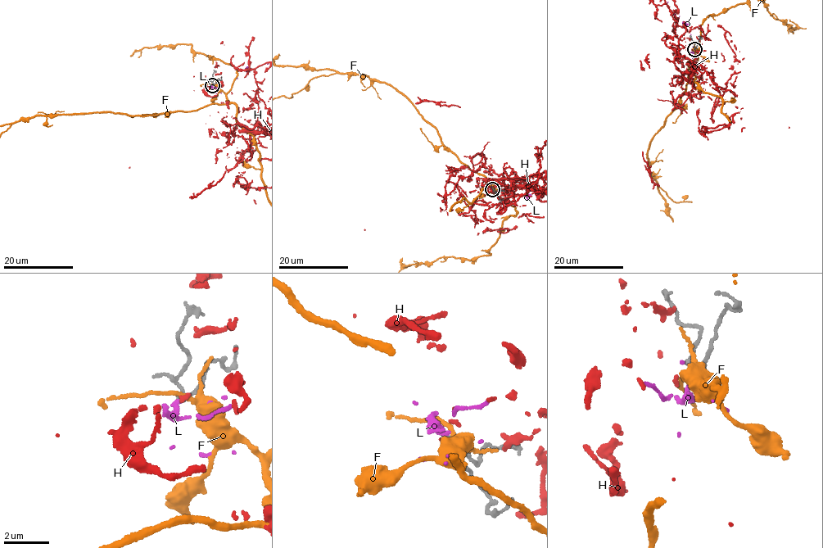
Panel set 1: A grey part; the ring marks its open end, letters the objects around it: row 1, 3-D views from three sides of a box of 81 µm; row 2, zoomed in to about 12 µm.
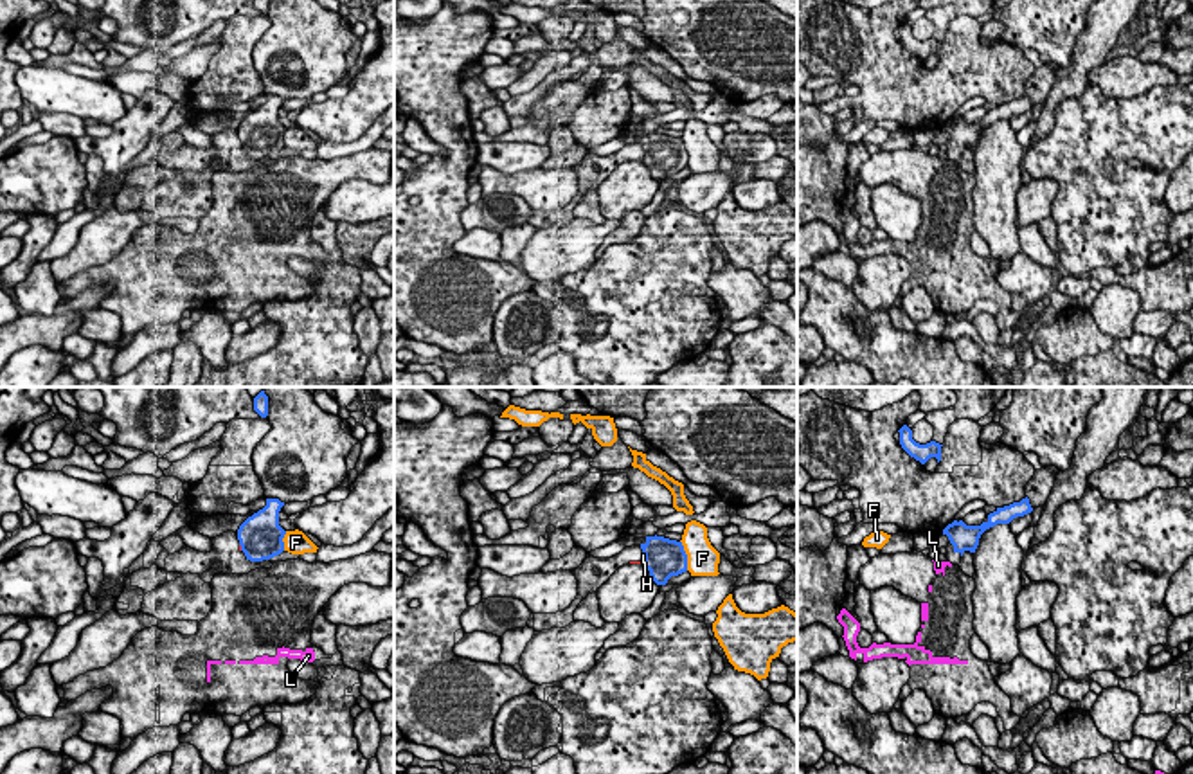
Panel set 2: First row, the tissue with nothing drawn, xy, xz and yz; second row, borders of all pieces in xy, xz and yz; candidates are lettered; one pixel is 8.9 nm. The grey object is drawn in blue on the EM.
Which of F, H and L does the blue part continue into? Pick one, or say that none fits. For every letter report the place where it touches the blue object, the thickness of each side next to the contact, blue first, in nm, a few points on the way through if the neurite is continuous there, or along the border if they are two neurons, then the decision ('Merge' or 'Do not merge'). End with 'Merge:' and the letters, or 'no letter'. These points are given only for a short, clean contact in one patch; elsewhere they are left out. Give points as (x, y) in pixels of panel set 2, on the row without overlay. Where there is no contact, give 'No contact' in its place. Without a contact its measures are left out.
F: Touches blue at xz (686, 152). Thickness 340 nm (blue) against 280 nm. Boundary: xz (681, 137), (688, 166). Do not merge
H: Touches blue at xz (645, 155). Thickness 340 nm (blue) against 30 nm. Boundary: xz (643, 150), (641, 159). Do not merge
L: No contact. Do not merge
Merge: no letter

